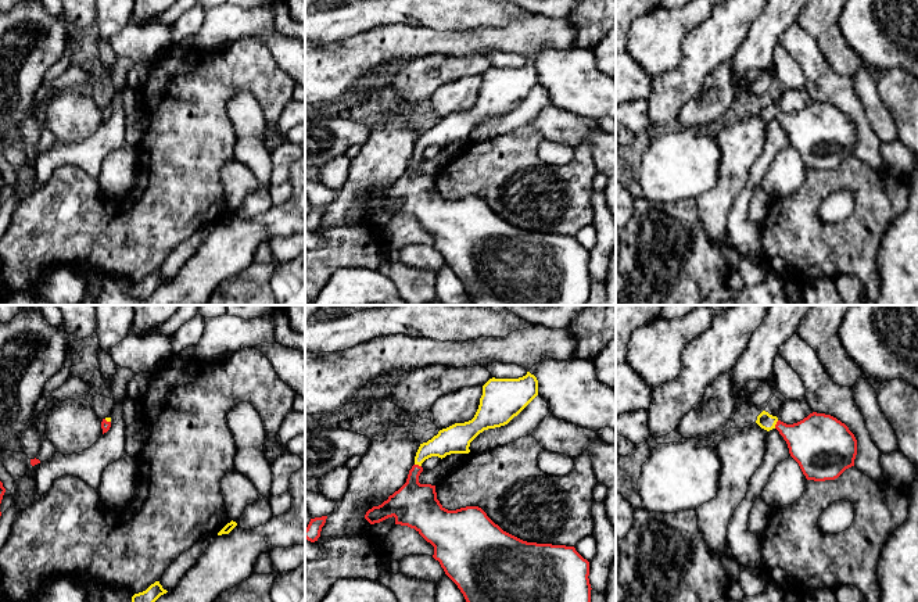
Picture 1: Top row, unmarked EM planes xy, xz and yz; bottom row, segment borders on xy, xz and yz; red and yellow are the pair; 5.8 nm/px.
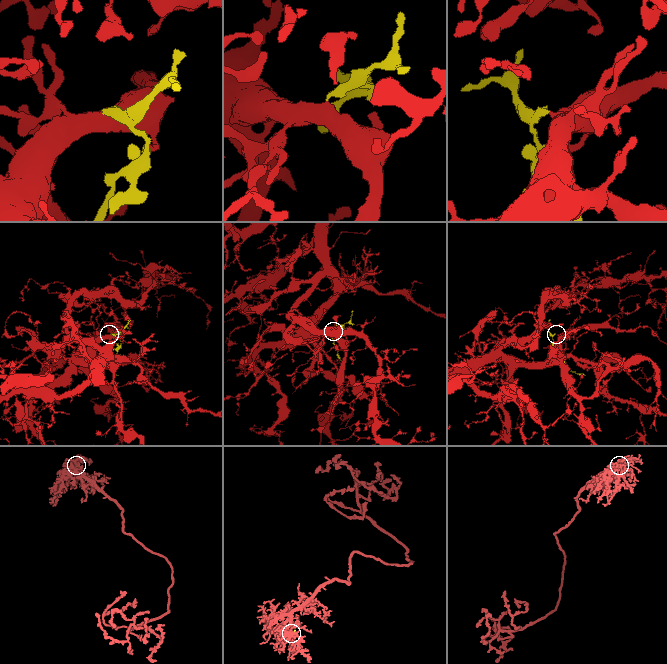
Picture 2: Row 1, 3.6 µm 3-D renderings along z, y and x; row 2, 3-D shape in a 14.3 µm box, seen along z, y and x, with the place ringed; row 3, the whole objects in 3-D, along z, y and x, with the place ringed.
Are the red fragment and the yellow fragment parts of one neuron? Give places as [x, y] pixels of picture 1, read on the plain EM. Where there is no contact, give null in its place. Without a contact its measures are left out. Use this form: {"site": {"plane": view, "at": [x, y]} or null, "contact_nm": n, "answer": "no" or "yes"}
{"site": {"plane": "yz", "at": [775, 114]}, "contact_nm": 50, "answer": "yes"}

